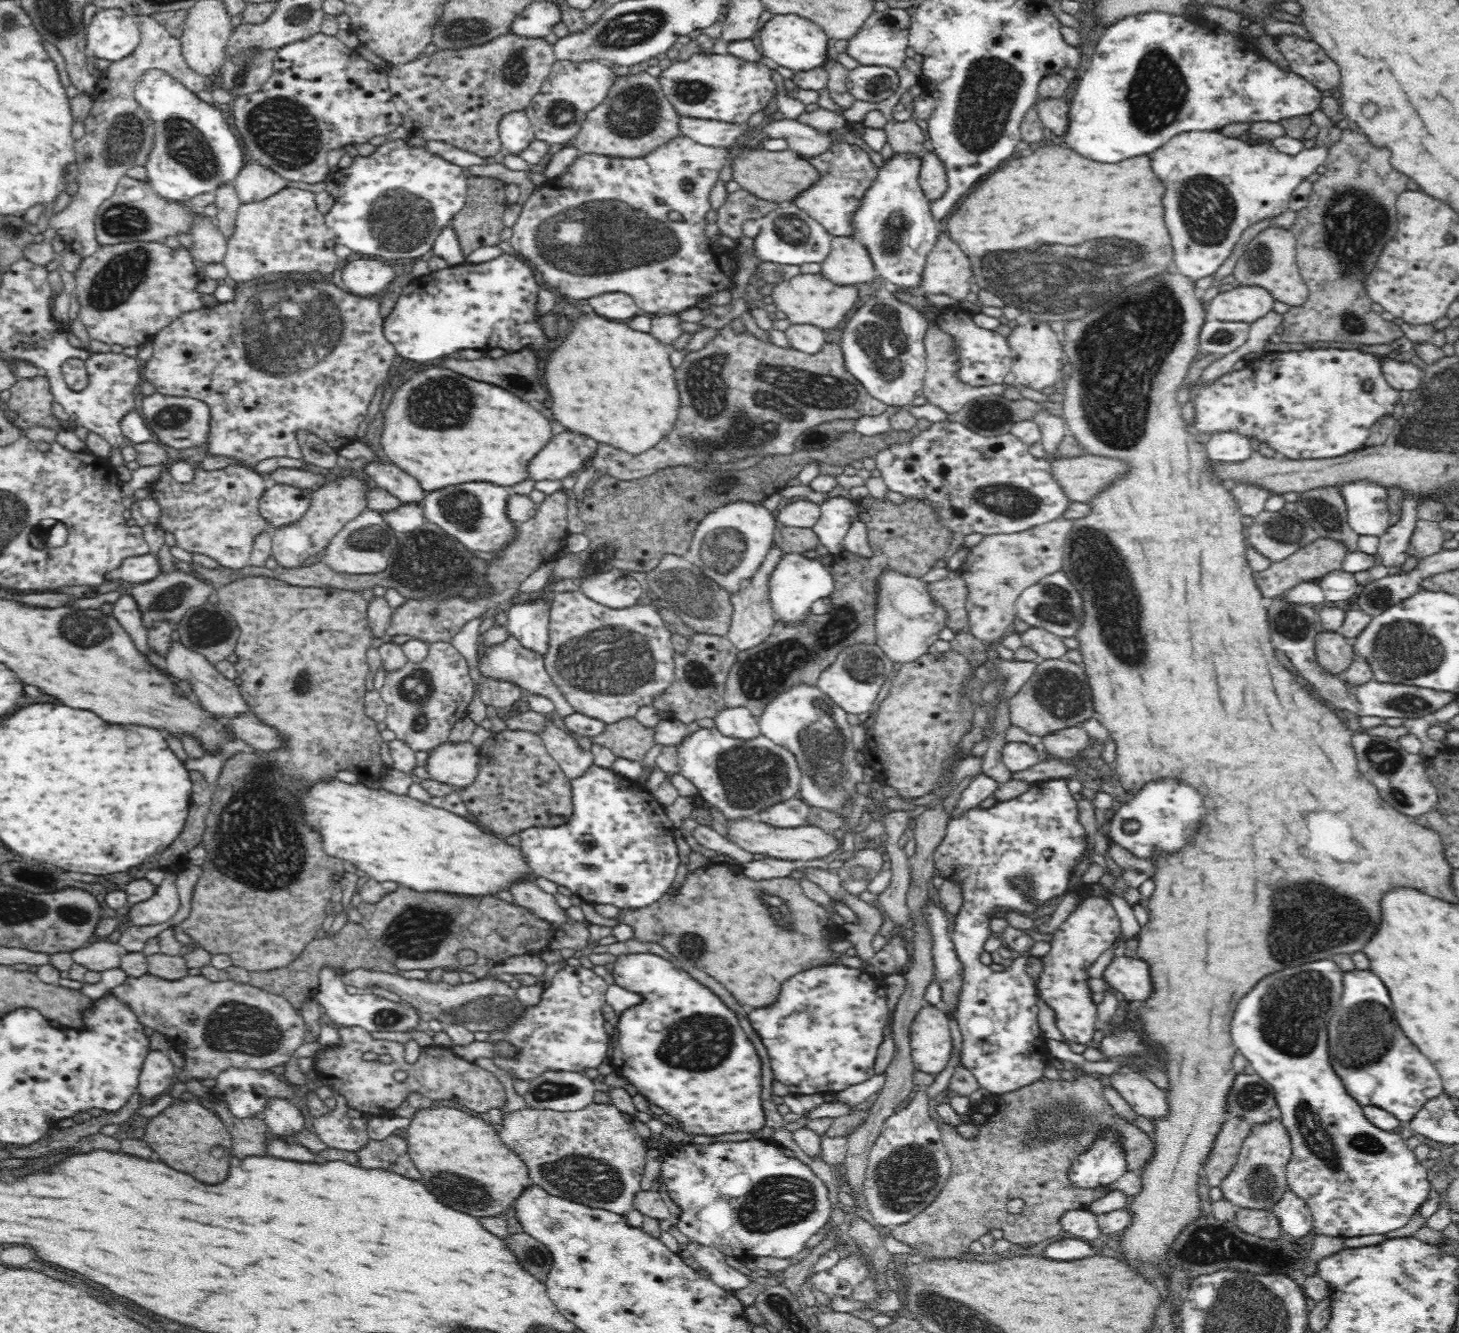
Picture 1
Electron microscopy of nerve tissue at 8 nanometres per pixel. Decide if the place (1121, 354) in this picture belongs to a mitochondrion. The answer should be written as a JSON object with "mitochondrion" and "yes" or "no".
{"mitochondrion":"yes"}

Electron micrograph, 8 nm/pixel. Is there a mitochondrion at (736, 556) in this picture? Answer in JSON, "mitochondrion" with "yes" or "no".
{"mitochondrion":"yes"}

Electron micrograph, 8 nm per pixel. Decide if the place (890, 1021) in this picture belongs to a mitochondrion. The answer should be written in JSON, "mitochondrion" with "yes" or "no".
{"mitochondrion":"no"}

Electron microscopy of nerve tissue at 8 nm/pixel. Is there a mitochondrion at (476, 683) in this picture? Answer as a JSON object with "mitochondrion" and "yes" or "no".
{"mitochondrion":"no"}

